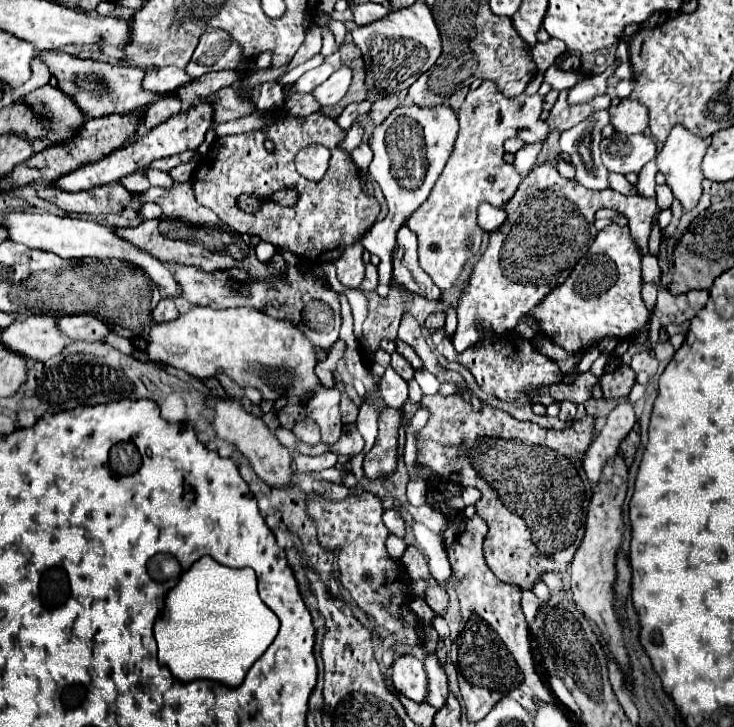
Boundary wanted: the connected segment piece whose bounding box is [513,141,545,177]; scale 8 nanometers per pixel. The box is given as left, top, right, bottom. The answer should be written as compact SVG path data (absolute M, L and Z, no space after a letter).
M545 141L527 143L525 147L521 147L521 149L515 153L513 167L515 167L515 171L521 173L521 177L525 177L525 175L531 171L531 167L533 167L533 163L535 163L535 159L537 159L537 153L541 151L543 145L545 145Z

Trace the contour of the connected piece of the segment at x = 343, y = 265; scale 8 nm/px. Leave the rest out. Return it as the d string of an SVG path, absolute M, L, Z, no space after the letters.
M355 243L351 247L347 247L343 251L343 255L335 261L337 265L337 277L343 285L349 287L357 287L363 277L365 277L365 265L361 261L361 253L363 253L363 245Z

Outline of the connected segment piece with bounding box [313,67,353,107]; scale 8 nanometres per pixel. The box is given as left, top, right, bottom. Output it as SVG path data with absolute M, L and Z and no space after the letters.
M341 67L341 69L335 71L325 83L321 83L319 87L315 87L315 89L313 89L313 95L315 95L315 99L319 101L319 105L327 107L327 105L339 103L339 101L345 97L349 85L351 85L351 77L353 77L351 69Z

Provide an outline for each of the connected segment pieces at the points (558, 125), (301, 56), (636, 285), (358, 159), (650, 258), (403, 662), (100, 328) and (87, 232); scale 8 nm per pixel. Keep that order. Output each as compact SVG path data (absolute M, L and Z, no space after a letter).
M561 93L557 103L553 105L553 109L549 111L549 117L547 117L549 135L551 133L563 133L563 131L571 129L579 121L587 119L595 109L607 107L609 101L611 101L609 95L601 95L595 101L591 101L591 105L569 105L567 99L565 99L565 93Z
M313 25L313 27L307 29L307 37L305 37L303 45L299 47L299 51L295 53L295 57L293 57L293 61L291 61L289 67L295 67L295 65L299 65L299 63L309 61L309 59L315 57L319 51L321 51L321 27Z
M611 223L597 233L581 265L575 265L571 277L553 289L551 295L539 303L539 309L531 311L531 317L539 321L539 331L557 341L567 351L585 351L605 335L629 337L641 331L649 319L649 309L641 299L641 257L629 225L621 227Z
M365 143L365 145L359 145L359 149L355 149L355 151L351 153L351 157L353 157L355 165L359 167L359 171L365 175L365 173L367 173L367 167L369 167L369 163L371 163L371 159L373 159L371 147L369 147L367 143Z
M645 255L643 257L643 279L645 281L657 281L657 273L659 273L657 257L655 255Z
M401 655L393 661L391 679L399 693L421 703L427 695L427 675L423 663L413 655Z
M65 315L59 317L59 327L71 341L101 341L109 335L109 327L91 315Z
M11 211L1 215L1 225L7 229L7 239L13 243L27 245L29 249L39 249L39 251L49 251L55 253L63 259L81 259L81 257L95 257L95 259L123 259L131 265L137 265L147 271L147 275L153 279L153 283L165 291L167 297L177 297L181 295L179 285L175 283L171 271L151 257L149 253L143 253L141 249L135 249L131 243L123 241L113 233L113 227L109 225L99 225L95 221L83 221L75 217L63 217L63 215L53 215L53 213L31 213L31 211Z

